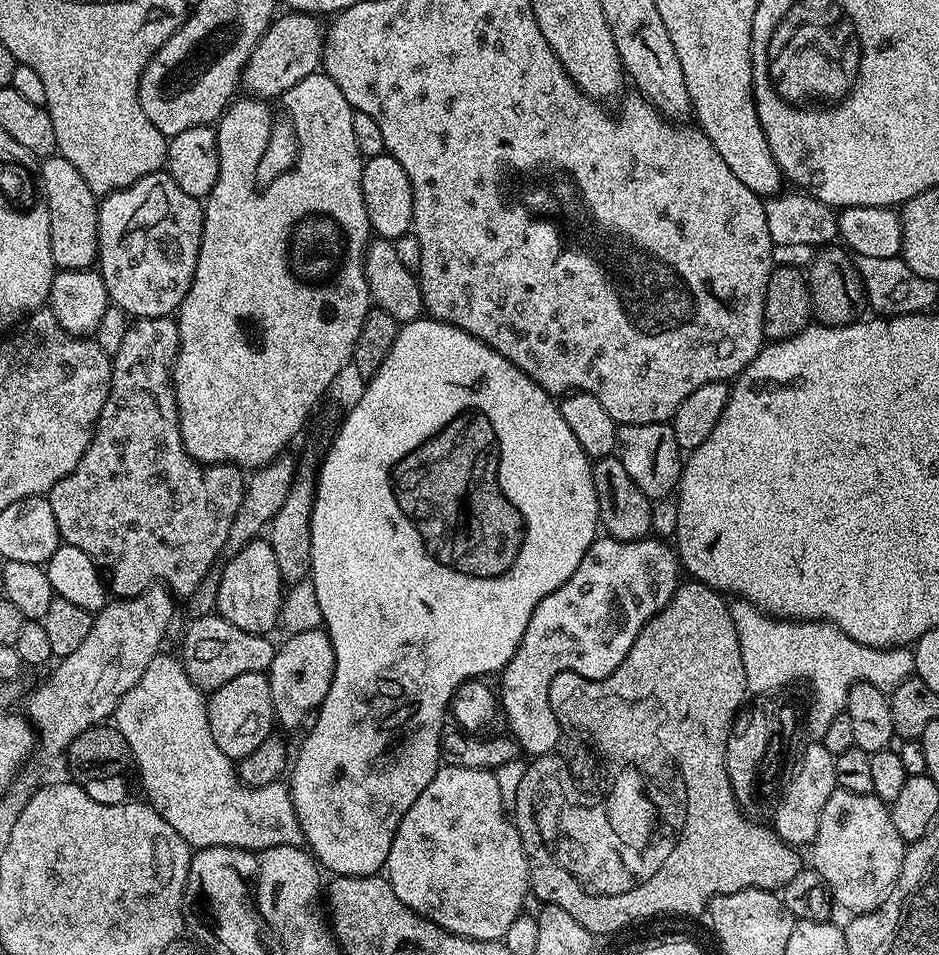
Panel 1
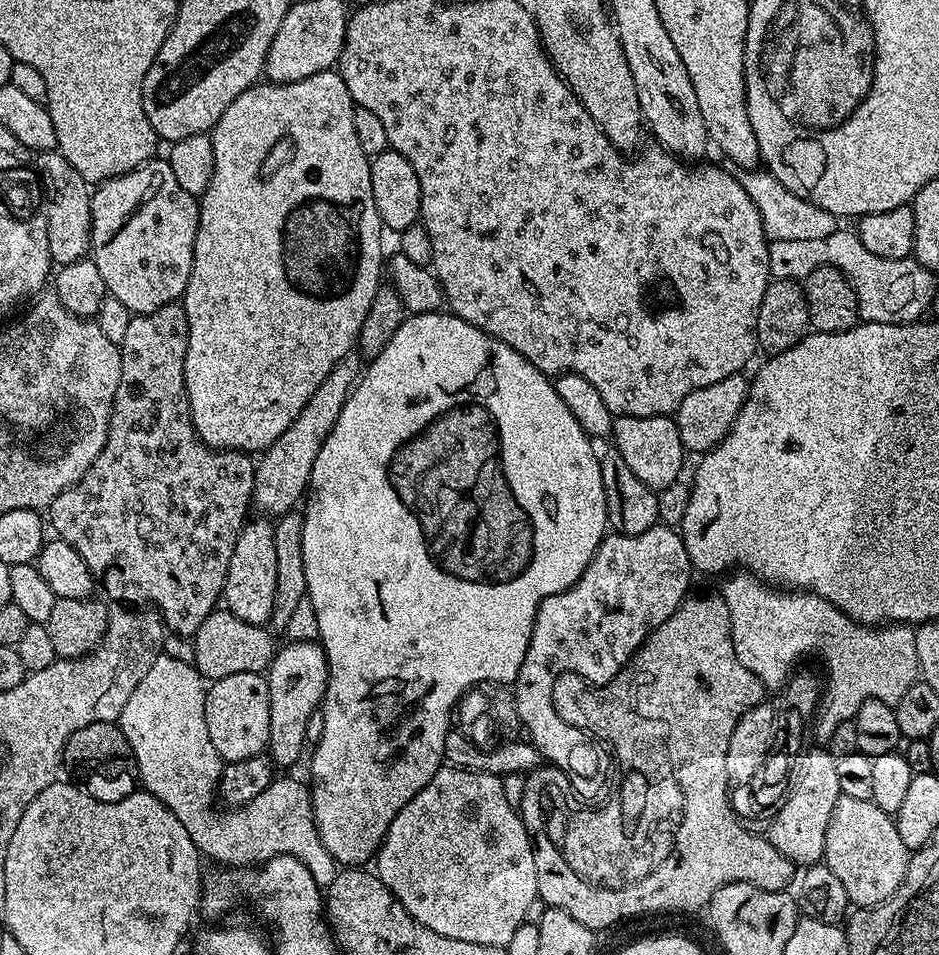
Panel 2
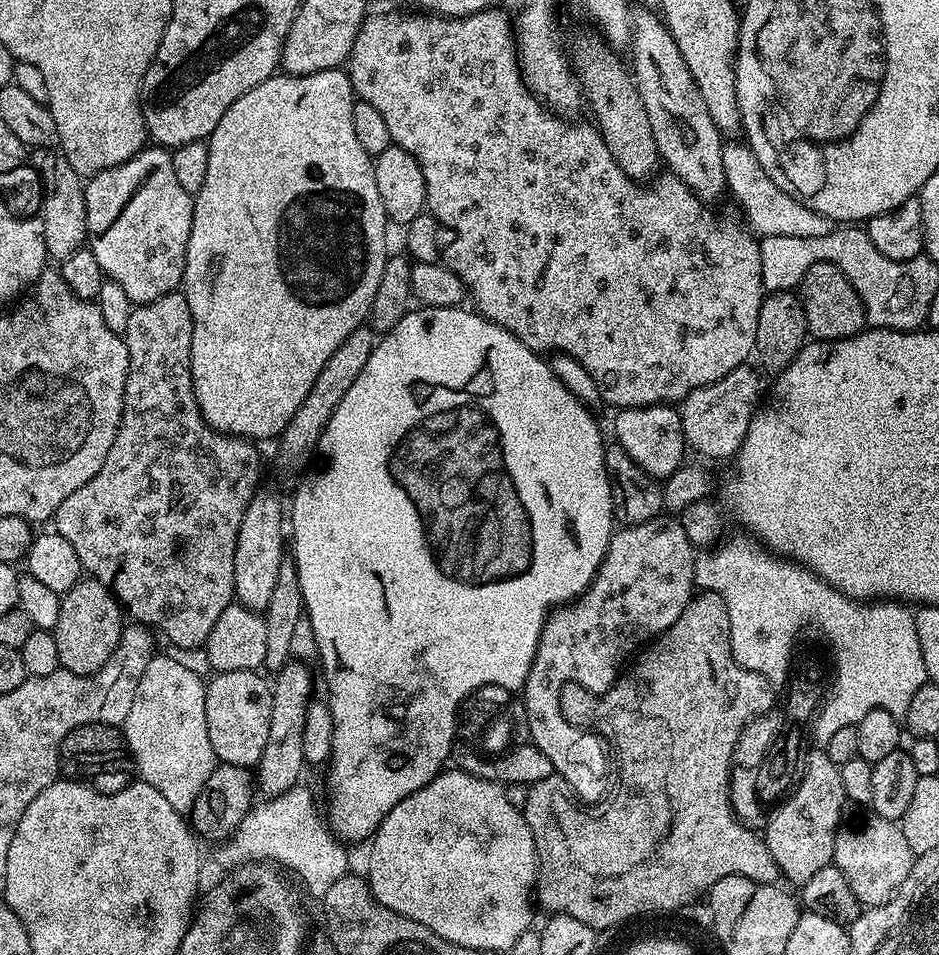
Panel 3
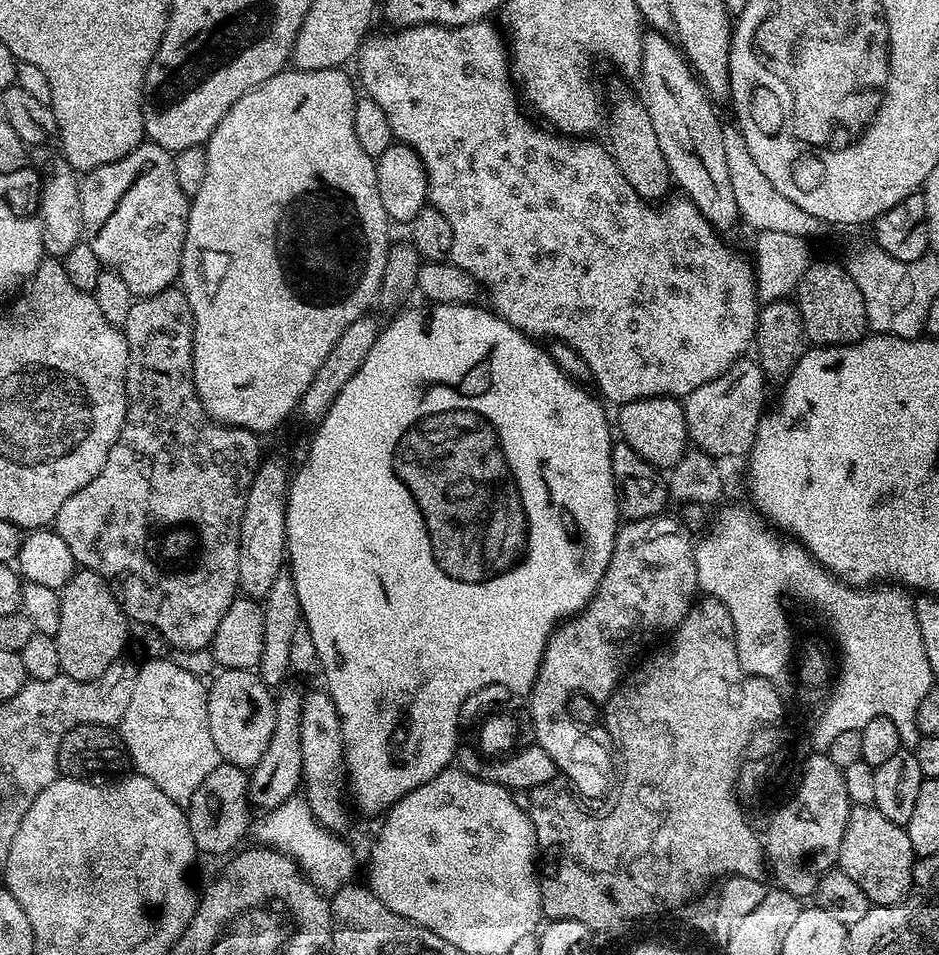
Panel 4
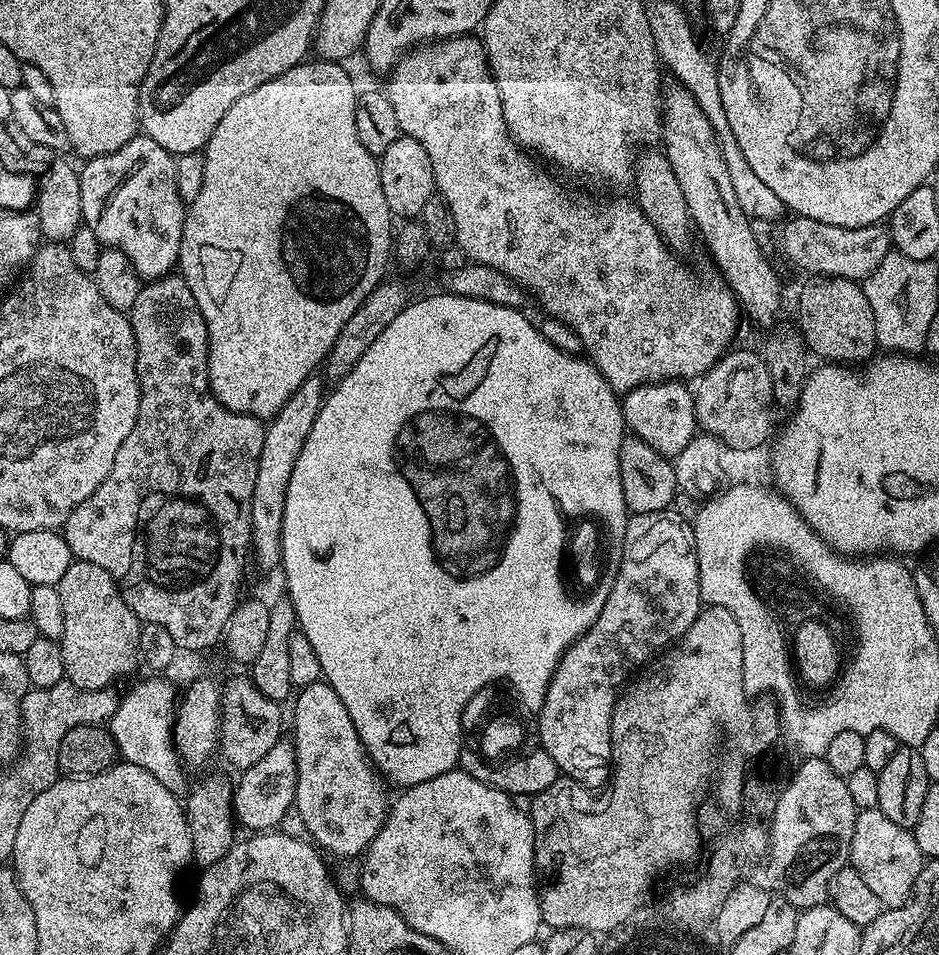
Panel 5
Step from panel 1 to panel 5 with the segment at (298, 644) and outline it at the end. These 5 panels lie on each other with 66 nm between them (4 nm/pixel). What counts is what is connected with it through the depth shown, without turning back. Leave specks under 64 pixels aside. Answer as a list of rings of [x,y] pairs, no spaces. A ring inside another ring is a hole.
[[[281,738],[270,746],[266,758],[254,762],[254,766],[243,769],[239,773],[240,781],[235,781],[232,790],[232,814],[235,823],[241,829],[249,828],[252,834],[259,834],[281,827],[287,812],[293,811],[296,803],[296,783],[298,782],[298,766],[291,739]]]

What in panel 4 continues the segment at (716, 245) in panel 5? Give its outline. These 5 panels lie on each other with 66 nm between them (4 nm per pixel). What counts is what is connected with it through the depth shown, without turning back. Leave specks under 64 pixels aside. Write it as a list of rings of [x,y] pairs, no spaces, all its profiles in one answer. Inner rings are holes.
[[[645,31],[642,42],[642,62],[638,83],[644,91],[642,102],[650,114],[650,123],[654,125],[654,138],[662,146],[671,179],[681,188],[683,195],[692,201],[692,205],[712,223],[713,228],[724,230],[732,228],[741,219],[738,206],[735,205],[734,191],[730,184],[730,170],[726,170],[726,150],[724,149],[725,125],[716,117],[713,101],[704,90],[703,84],[696,79],[692,65],[684,59],[679,47],[668,42],[669,37],[660,32]]]

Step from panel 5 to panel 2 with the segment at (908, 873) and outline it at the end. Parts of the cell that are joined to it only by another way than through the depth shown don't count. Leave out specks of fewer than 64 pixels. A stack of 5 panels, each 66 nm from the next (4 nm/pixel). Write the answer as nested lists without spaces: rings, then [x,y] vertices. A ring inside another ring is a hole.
[[[842,795],[838,798],[838,802],[834,806],[834,814],[830,814],[830,826],[826,826],[826,846],[824,847],[823,863],[827,864],[830,870],[834,870],[834,874],[838,877],[838,882],[842,882],[842,886],[846,889],[849,901],[851,901],[857,909],[875,908],[887,902],[890,897],[900,889],[900,883],[906,878],[909,859],[910,850],[902,842],[902,837],[898,835],[896,821],[889,813],[882,811],[872,799],[863,800],[862,798],[850,798],[849,796]]]

